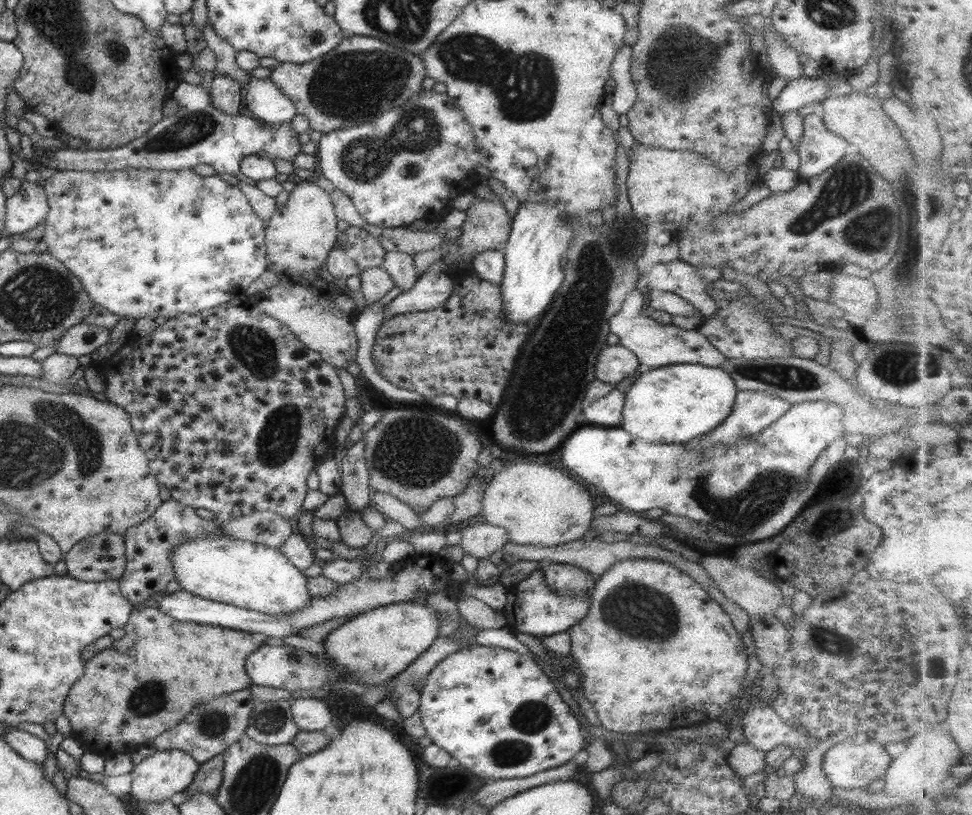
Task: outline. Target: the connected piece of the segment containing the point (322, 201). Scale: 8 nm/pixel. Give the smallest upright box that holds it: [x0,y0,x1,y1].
[254,182,357,370]

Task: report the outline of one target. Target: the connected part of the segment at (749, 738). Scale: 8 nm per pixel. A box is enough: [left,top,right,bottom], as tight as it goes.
[741,697,813,753]

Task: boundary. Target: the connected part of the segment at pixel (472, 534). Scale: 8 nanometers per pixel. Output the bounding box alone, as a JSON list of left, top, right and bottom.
[459,522,508,559]

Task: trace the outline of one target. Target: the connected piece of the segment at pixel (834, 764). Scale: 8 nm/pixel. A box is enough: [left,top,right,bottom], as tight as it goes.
[822,743,894,793]

